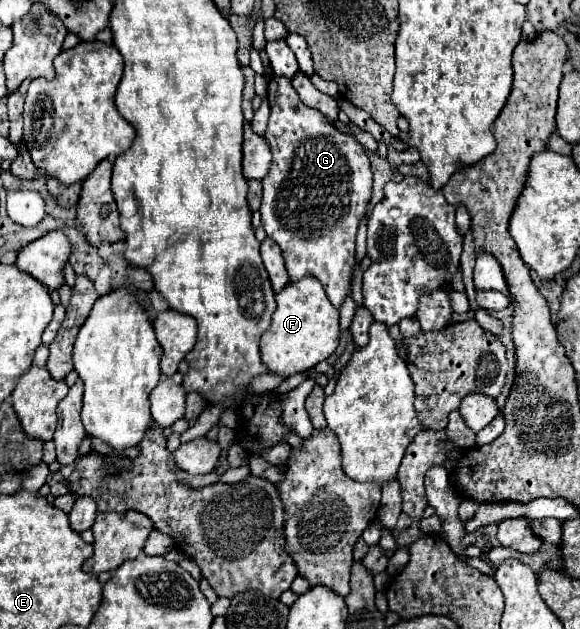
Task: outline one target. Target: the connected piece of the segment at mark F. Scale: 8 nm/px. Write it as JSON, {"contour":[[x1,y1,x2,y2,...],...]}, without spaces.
{"contour":[[304,277,304,281,288,283,276,295,276,311,272,313,272,323,260,339,262,363,270,373,290,377,294,373,304,373,326,361,338,347,338,309,328,301,324,287,316,277]]}

